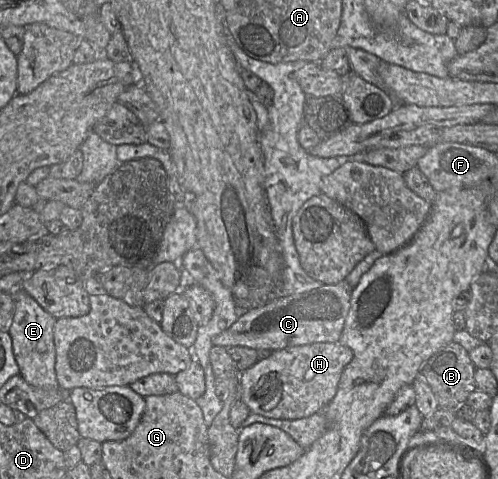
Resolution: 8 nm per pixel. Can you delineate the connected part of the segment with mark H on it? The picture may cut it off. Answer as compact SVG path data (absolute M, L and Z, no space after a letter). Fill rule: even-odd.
M320 342L275 350L269 357L258 360L256 364L240 373L240 400L242 400L248 406L251 413L259 414L267 418L294 420L309 417L317 412L322 411L323 408L334 398L338 389L341 375L345 367L350 363L352 359L353 351L349 347L344 346L339 342Z

